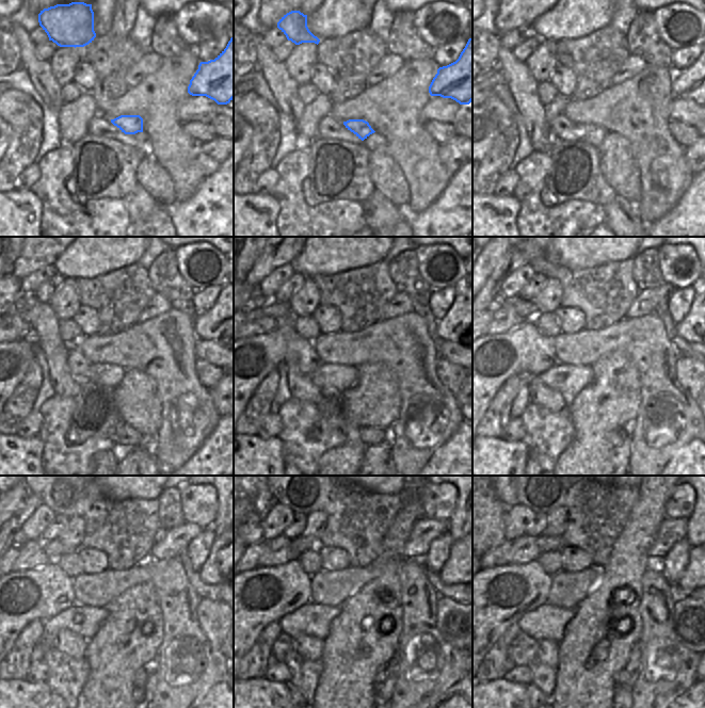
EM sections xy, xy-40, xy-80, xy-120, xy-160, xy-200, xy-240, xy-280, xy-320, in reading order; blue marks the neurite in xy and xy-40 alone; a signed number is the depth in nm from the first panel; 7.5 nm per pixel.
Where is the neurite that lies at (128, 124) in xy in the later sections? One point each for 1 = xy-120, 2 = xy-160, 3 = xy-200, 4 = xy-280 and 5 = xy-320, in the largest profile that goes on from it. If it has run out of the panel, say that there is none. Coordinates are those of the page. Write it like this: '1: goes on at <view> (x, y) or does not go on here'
1: goes on at xy-120 (102, 373)
2: goes on at xy-160 (332, 380)
3: goes on at xy-200 (569, 380)
4: goes on at xy-280 (315, 620)
5: goes on at xy-320 (547, 622)

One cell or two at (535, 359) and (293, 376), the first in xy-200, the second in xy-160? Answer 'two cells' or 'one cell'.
two cells

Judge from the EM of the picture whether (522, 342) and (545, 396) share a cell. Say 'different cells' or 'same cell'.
different cells

